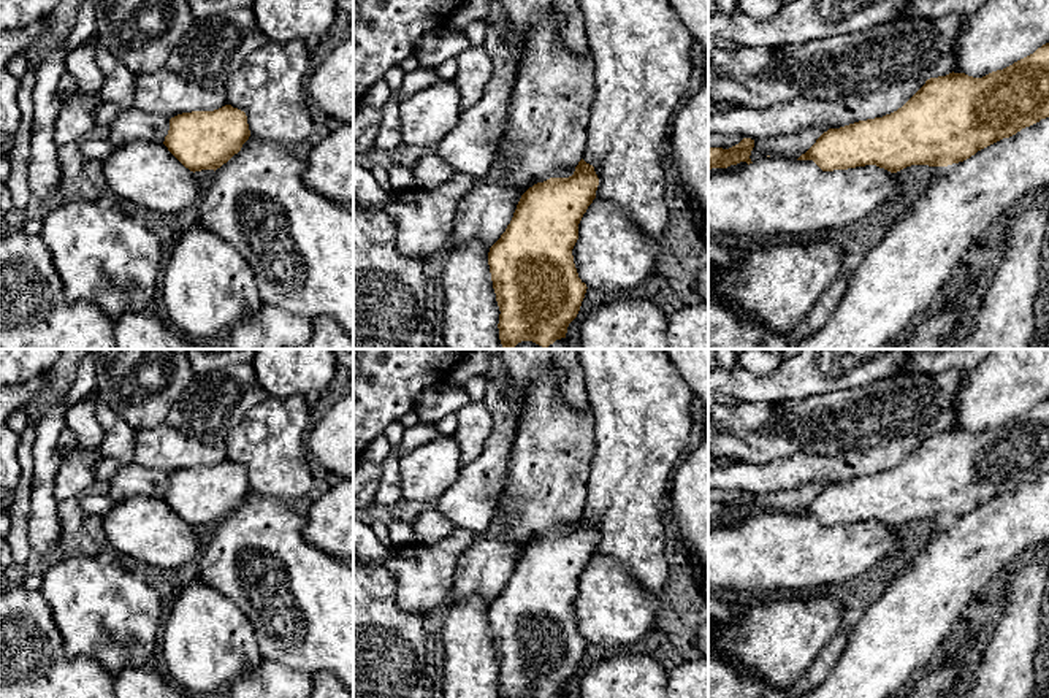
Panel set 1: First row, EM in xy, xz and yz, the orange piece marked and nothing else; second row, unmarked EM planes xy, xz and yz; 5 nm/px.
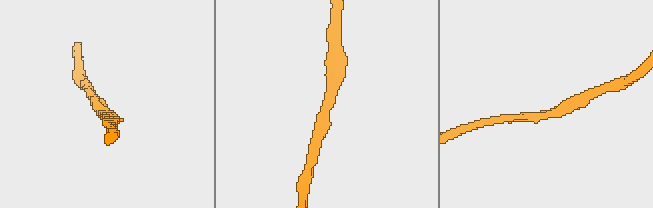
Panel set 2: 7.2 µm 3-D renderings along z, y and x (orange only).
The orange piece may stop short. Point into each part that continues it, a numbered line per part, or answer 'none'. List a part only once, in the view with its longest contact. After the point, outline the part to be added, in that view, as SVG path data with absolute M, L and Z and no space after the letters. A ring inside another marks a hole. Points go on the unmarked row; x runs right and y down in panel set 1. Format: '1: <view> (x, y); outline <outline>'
none

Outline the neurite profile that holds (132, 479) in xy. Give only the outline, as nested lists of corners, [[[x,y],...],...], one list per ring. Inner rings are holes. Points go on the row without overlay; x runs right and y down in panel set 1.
[[[132,462],[120,466],[109,481],[109,497],[122,501],[133,495],[163,498],[170,485],[170,474]]]

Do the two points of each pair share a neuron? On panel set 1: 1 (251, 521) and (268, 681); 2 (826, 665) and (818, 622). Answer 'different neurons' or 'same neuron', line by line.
1: different neurons
2: different neurons

